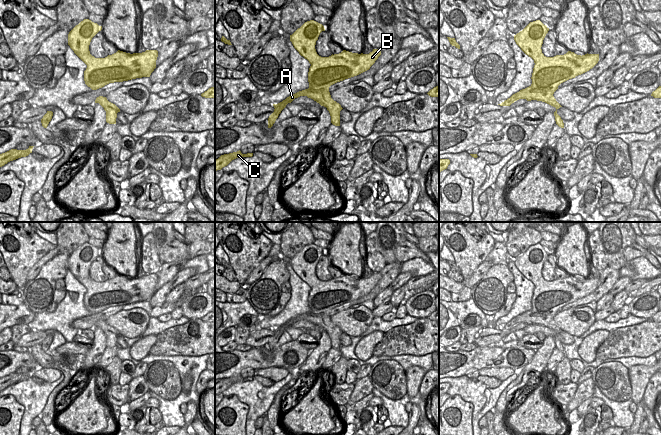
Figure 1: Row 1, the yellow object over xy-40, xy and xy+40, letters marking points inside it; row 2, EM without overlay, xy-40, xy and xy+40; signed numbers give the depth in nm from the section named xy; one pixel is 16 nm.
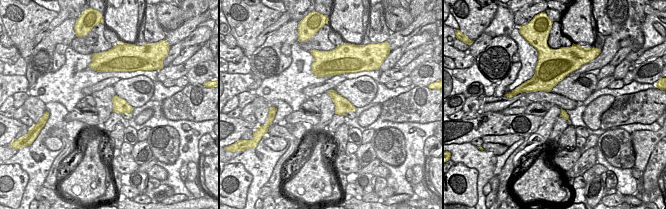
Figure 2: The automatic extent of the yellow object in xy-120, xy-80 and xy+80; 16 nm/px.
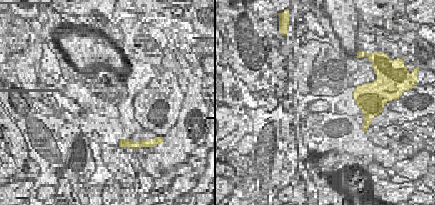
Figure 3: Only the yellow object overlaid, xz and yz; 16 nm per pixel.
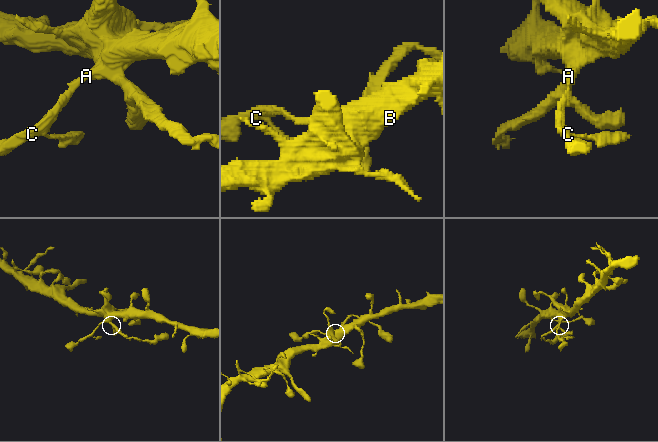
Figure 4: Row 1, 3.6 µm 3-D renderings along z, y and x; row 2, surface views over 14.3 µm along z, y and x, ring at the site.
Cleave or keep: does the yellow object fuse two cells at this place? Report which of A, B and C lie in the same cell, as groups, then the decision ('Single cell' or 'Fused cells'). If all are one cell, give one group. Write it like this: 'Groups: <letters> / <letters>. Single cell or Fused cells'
Groups: A B C. Single cell

